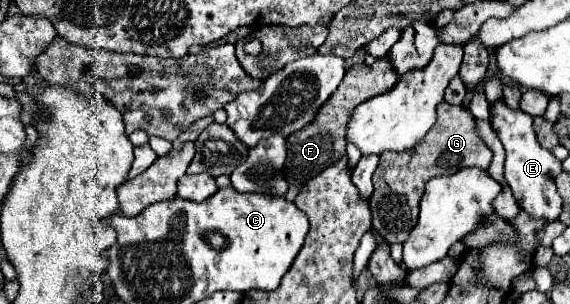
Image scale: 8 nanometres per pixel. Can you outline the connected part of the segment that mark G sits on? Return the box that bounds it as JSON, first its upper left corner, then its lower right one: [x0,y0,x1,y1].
[370,102,492,242]

